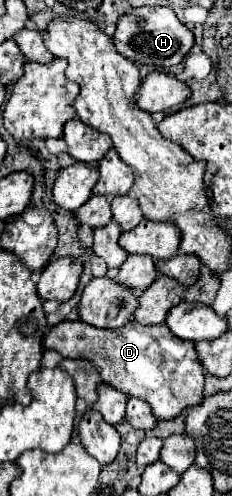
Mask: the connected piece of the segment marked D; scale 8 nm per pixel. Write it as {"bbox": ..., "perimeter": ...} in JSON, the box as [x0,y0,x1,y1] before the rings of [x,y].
{"bbox":[43,320,205,420],"perimeter":[[[65,320],[53,326],[49,334],[45,334],[43,344],[45,348],[57,350],[63,358],[85,358],[63,360],[59,366],[73,376],[77,396],[85,398],[89,406],[97,402],[97,384],[101,384],[101,380],[129,396],[149,402],[157,420],[171,420],[179,416],[185,408],[195,406],[203,400],[205,376],[195,352],[195,342],[173,336],[167,324],[143,326],[137,322],[129,322],[117,330],[101,330],[81,320]]]}

